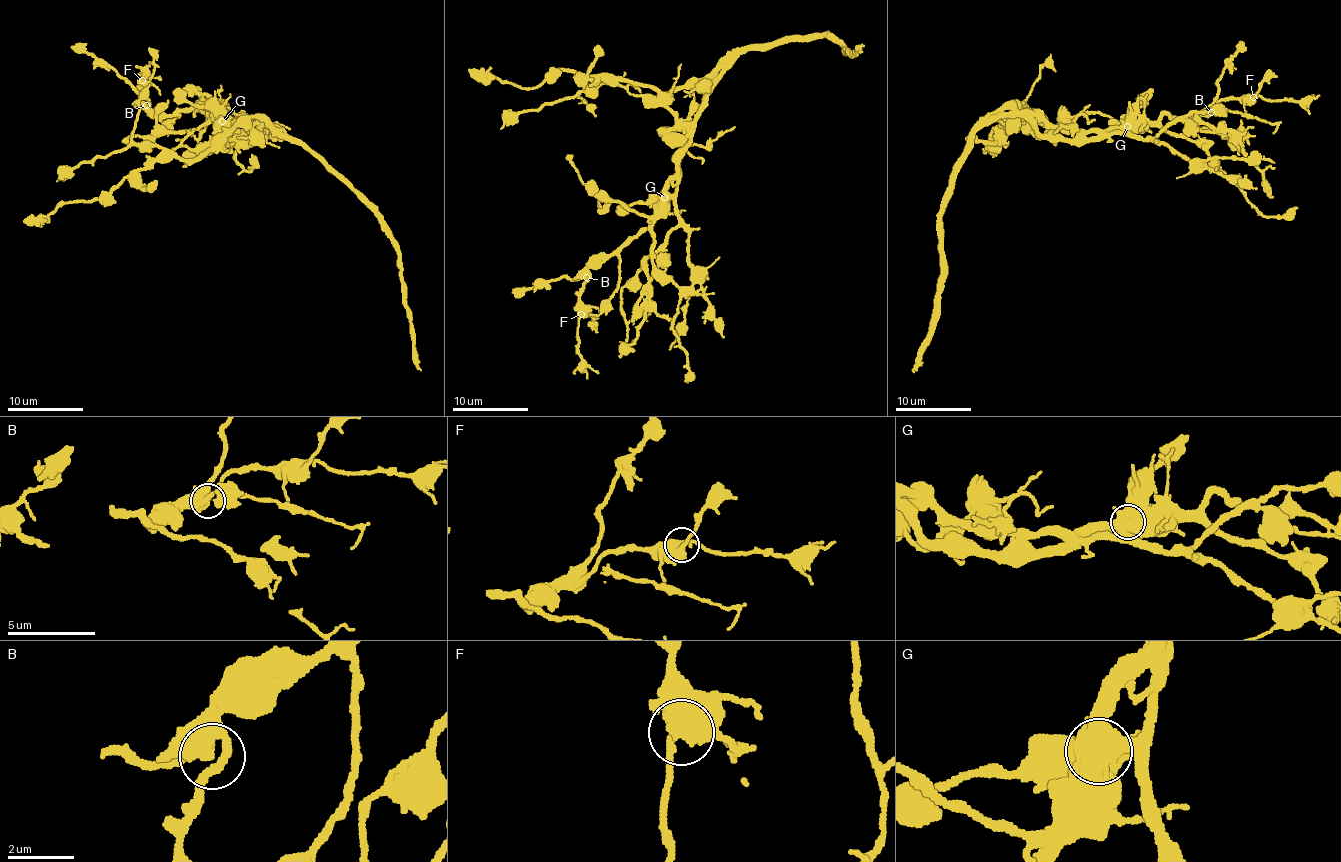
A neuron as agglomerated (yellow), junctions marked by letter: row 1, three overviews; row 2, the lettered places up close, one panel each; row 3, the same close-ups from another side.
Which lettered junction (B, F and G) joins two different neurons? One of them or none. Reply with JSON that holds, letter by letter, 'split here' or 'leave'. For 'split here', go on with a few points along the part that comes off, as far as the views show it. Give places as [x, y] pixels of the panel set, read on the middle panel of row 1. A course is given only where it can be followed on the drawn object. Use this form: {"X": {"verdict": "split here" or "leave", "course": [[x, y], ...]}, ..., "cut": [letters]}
{"B": {"verdict": "leave"}, "F": {"verdict": "leave"}, "G": {"verdict": "split here", "course": [[664, 198], [675, 192], [677, 153], [689, 123], [662, 105], [649, 105], [624, 89], [601, 80], [590, 85]]}, "cut": ["G"]}

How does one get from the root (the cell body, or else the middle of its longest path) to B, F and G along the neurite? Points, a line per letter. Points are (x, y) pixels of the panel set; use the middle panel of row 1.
B: (702, 101), (691, 117), (677, 173), (670, 180), (668, 208), (643, 231), (592, 265), (586, 277)
F: (702, 101), (691, 117), (677, 173), (670, 180), (668, 208), (588, 269), (579, 296), (581, 314)
G: (702, 101), (691, 117), (677, 162), (677, 173), (670, 180), (668, 195), (664, 198)

